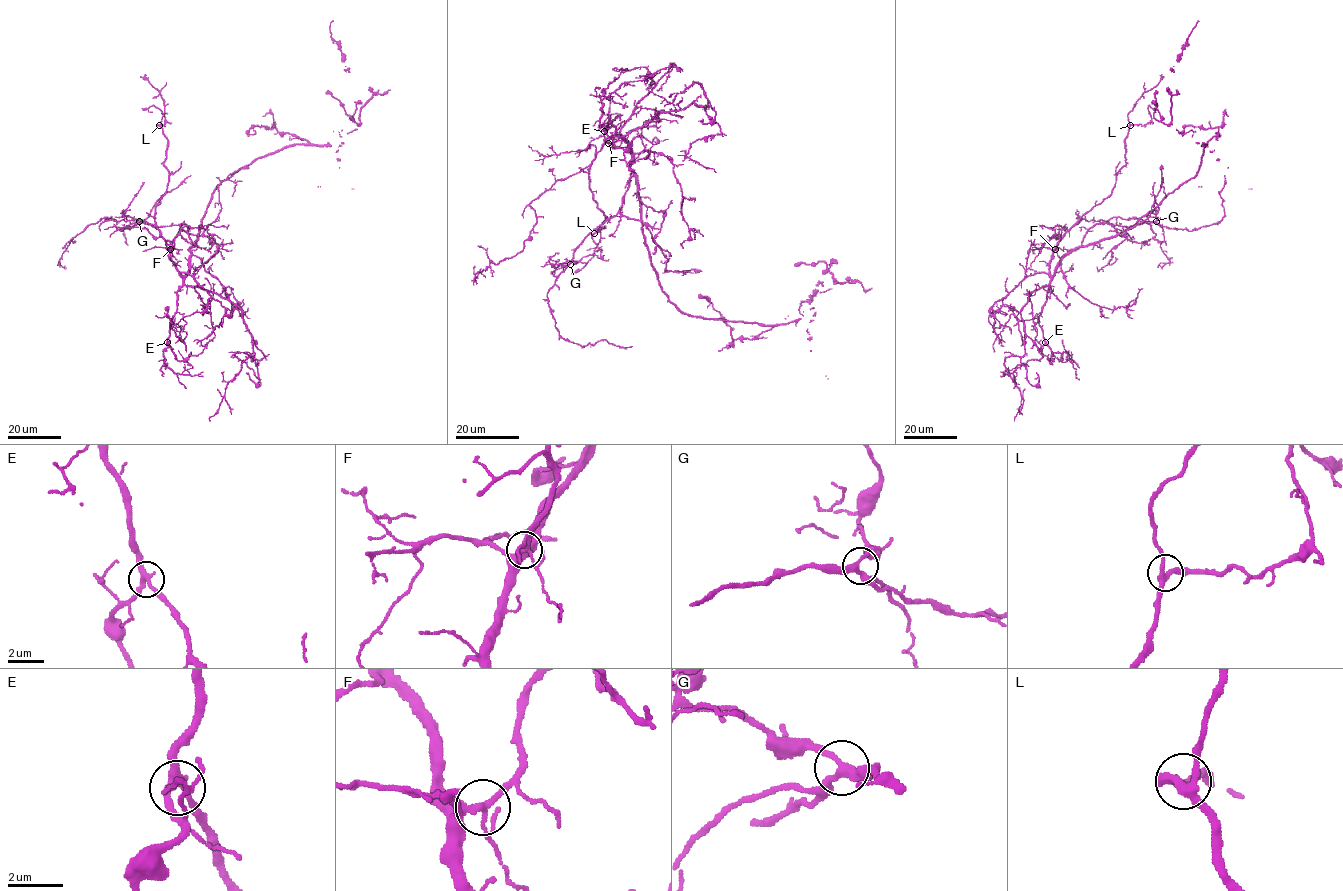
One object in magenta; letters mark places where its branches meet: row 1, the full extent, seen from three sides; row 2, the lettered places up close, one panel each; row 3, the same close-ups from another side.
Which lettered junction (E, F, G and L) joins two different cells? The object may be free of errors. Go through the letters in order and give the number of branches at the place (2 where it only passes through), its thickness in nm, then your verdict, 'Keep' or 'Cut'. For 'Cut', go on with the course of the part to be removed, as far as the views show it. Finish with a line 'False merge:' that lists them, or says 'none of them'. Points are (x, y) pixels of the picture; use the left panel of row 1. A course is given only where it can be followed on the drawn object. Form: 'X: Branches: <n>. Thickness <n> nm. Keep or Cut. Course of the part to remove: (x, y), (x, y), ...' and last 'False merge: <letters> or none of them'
E: Branches: 3. Thickness 280 nm. Keep
F: Branches: 3. Thickness 240 nm. Keep
G: Branches: 3. Thickness 280 nm. Keep
L: Branches: 3. Thickness 280 nm. Keep
False merge: none of them

